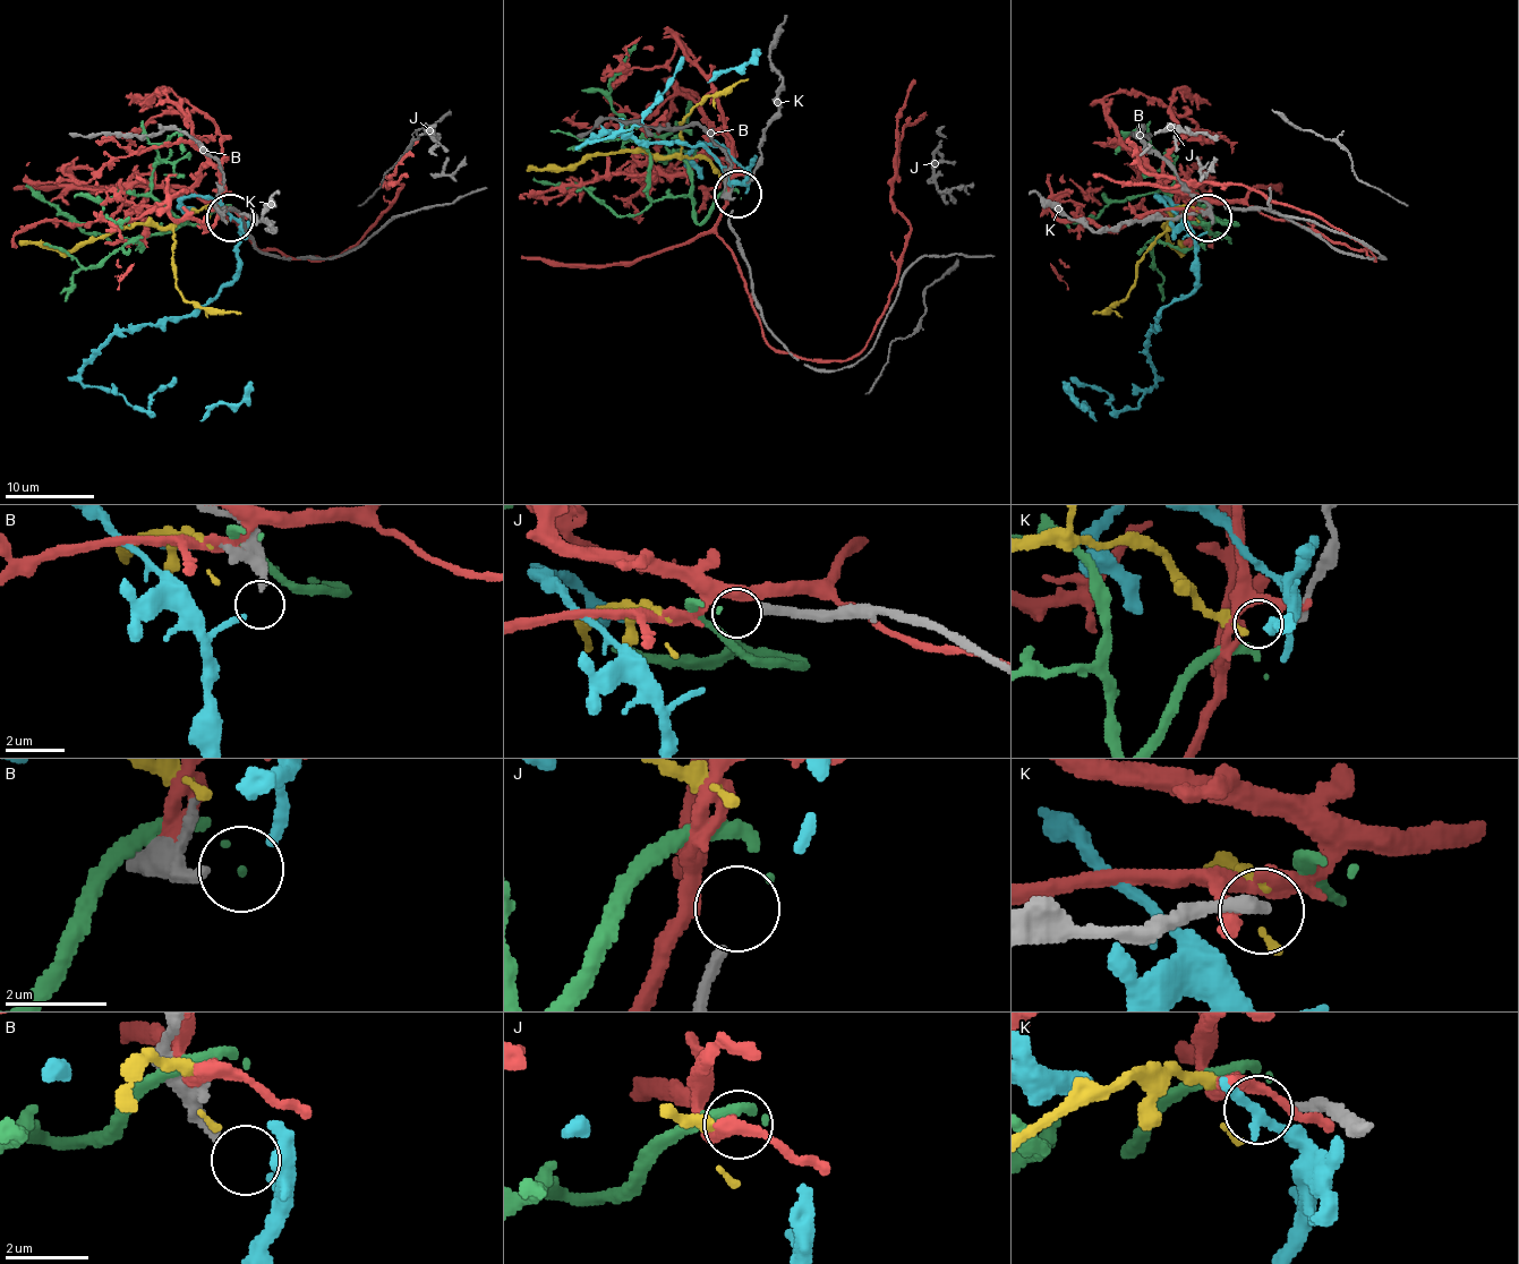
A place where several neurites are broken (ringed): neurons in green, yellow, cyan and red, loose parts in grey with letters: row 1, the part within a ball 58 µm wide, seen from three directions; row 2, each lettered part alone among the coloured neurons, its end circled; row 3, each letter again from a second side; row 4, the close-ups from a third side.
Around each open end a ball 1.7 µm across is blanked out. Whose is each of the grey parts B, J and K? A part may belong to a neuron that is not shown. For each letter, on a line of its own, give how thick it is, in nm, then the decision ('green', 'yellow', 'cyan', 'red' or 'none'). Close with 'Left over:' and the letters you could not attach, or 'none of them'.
B: 240 nm thick; cyan
J: 240 nm thick; green
K: 280 nm thick; yellow
Left over: none of them

